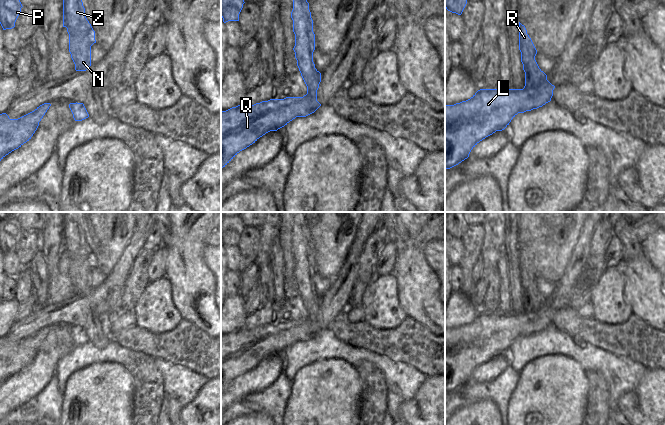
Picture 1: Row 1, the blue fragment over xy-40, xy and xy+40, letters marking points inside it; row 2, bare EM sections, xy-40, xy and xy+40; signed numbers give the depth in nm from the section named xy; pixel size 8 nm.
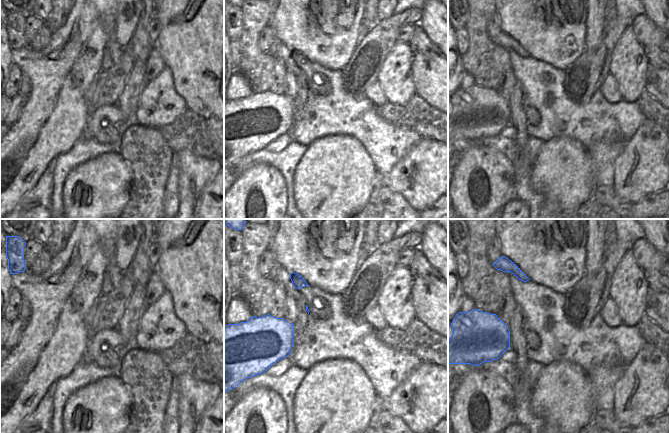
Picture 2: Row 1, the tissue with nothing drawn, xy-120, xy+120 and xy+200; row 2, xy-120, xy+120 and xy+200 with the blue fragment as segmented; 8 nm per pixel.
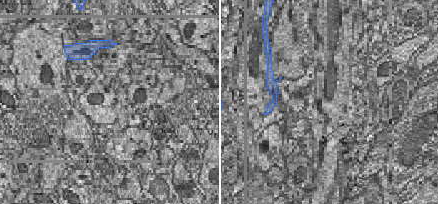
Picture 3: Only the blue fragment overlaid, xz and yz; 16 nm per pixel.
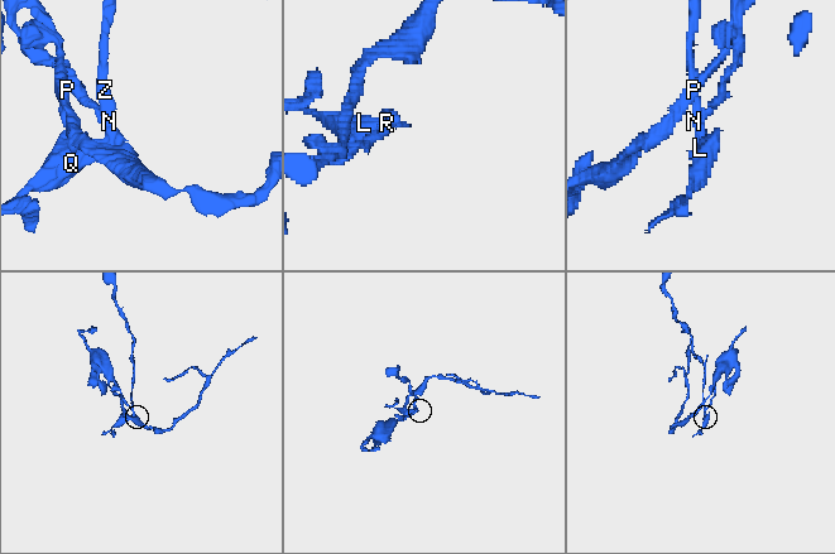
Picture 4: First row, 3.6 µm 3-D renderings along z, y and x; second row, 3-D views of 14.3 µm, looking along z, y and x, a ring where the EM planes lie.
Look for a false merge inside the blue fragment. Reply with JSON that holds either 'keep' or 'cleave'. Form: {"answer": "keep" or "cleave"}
{"answer": "cleave"}

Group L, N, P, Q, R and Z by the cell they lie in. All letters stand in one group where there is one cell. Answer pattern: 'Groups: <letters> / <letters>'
Groups: L Q / N P R Z

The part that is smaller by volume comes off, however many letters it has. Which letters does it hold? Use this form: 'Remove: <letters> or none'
Remove: L, Q

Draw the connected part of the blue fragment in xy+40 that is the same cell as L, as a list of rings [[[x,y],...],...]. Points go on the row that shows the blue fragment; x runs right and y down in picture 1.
[[[480,89],[470,99],[445,105],[445,169],[469,157],[471,150],[496,131],[504,130],[518,114],[532,109],[524,107],[529,96],[526,89]]]

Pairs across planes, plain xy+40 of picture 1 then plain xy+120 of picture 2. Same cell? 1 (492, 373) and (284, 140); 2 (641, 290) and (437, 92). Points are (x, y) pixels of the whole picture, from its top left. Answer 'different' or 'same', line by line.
1: same
2: same

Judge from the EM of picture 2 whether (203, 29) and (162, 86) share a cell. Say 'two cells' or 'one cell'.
two cells

